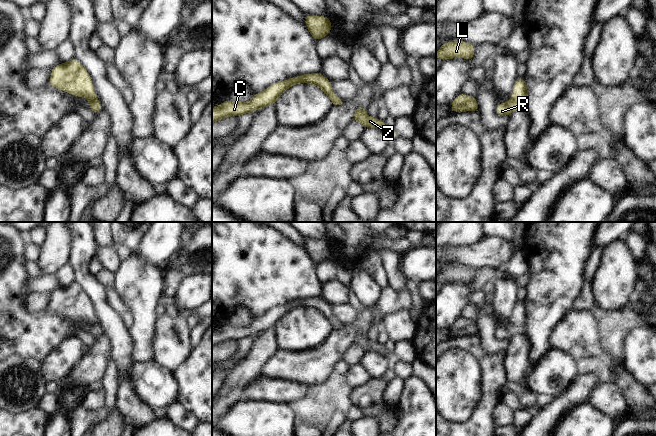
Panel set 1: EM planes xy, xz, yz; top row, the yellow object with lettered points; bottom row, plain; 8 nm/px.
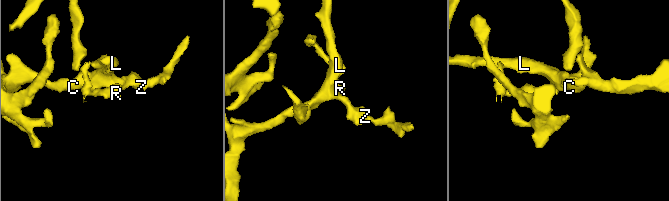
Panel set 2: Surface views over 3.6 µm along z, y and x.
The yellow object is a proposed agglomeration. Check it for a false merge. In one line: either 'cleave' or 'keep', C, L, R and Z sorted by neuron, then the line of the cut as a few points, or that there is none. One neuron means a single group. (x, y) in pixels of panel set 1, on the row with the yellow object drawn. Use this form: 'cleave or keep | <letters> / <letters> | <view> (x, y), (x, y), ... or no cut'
cleave | C L Z / R | yz (510, 99), (526, 103)

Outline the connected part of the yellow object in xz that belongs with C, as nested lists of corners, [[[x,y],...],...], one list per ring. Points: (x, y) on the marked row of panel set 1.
[[[320,72],[303,74],[270,85],[265,91],[253,94],[250,102],[234,102],[226,100],[212,108],[212,124],[228,116],[241,116],[243,114],[260,110],[263,107],[275,104],[277,99],[288,88],[299,83],[309,83],[318,86],[332,101],[332,106],[344,106],[345,100],[339,99],[332,91],[331,81]]]

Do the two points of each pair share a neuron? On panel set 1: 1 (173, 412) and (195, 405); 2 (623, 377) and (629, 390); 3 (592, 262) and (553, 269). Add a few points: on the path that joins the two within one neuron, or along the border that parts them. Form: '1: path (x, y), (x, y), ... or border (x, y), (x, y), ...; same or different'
1: border (176, 402), (198, 421); different
2: path (624, 380), (629, 387); same
3: border (594, 248), (586, 262), (584, 279); different

